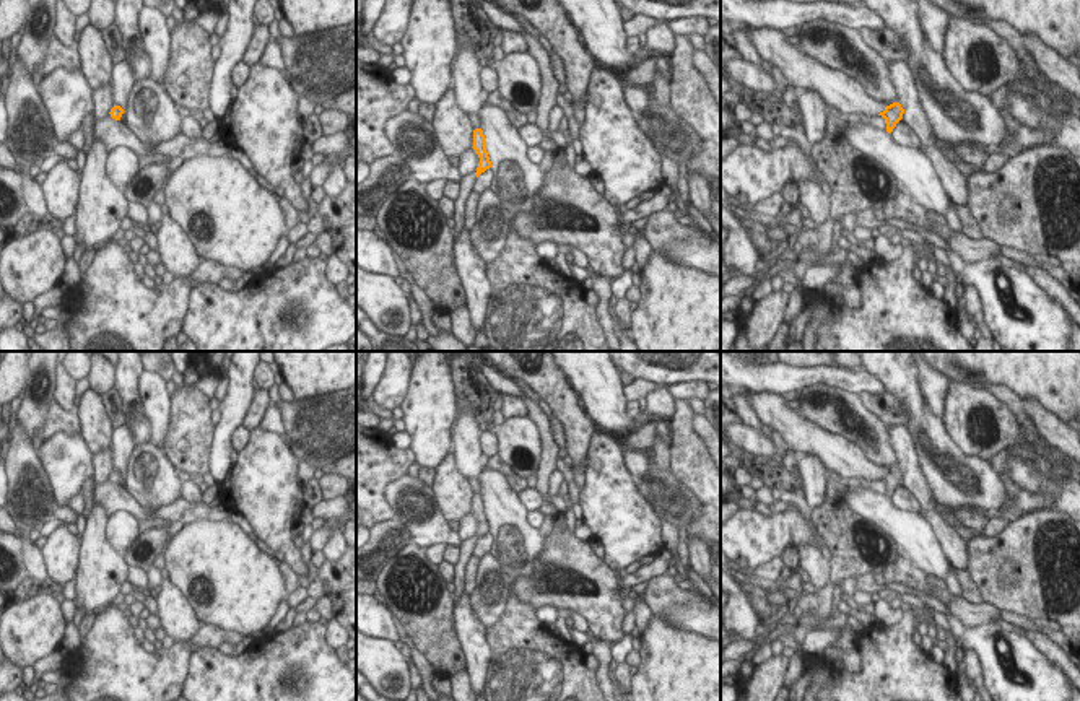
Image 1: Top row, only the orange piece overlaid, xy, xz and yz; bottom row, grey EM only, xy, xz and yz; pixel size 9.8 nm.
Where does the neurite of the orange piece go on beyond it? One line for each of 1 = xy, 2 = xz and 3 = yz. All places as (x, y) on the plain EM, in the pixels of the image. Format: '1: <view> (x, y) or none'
1: none
2: xz (467, 547)
3: none

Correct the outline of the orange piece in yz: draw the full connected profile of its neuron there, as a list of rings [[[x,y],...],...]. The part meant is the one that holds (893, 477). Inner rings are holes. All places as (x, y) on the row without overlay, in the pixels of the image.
[[[893,467],[886,470],[885,475],[880,477],[878,480],[885,483],[886,496],[891,498],[896,488],[903,483],[903,478],[904,478],[904,473],[901,472],[901,468]]]

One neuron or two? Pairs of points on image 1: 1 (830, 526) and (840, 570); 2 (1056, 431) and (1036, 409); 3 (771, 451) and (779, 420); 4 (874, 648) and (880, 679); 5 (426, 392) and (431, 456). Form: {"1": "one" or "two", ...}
{"1": "one", "2": "one", "3": "two", "4": "one", "5": "one"}

